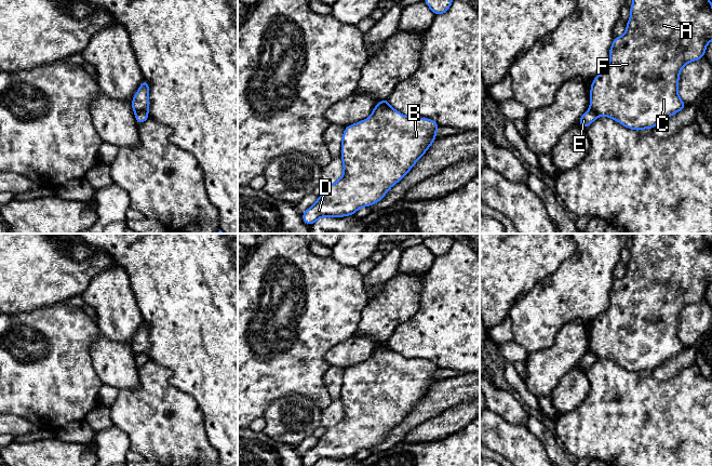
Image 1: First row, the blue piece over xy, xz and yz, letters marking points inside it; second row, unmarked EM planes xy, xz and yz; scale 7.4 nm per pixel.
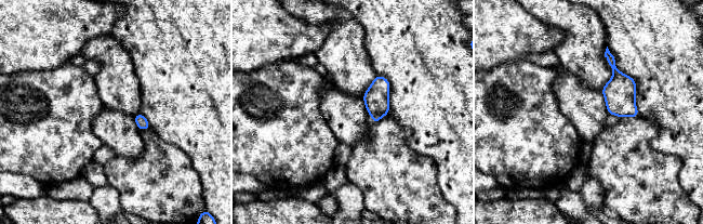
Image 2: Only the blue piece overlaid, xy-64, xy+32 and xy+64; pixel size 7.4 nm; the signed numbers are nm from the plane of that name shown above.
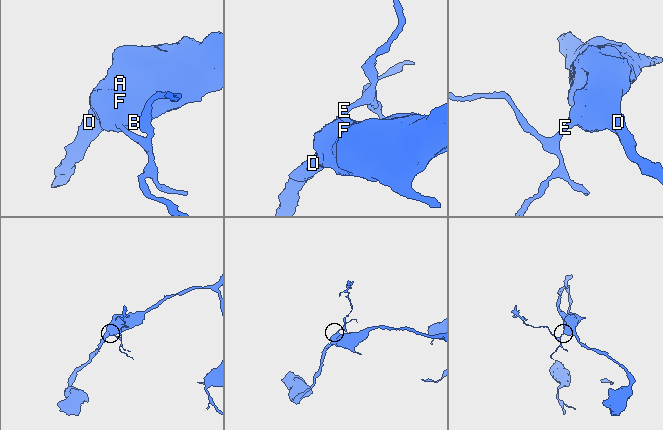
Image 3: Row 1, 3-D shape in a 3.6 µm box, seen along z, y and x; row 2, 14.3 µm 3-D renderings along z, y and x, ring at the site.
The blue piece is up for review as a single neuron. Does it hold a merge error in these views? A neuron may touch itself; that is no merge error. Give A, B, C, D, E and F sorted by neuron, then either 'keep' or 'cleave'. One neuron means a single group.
A B C D F / E; cleave

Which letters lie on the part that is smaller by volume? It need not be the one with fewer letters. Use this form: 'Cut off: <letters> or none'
Cut off: E

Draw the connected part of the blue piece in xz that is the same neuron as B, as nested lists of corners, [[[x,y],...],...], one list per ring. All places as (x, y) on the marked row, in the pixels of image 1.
[[[378,103],[366,120],[346,127],[340,155],[344,174],[326,187],[312,207],[301,213],[304,223],[312,225],[323,216],[354,215],[360,208],[380,201],[429,149],[436,139],[439,128],[434,120],[407,117],[390,106]]]

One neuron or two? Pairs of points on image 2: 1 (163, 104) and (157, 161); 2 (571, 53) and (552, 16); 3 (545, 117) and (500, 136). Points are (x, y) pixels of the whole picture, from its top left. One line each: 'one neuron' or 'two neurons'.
1: two neurons
2: one neuron
3: one neuron

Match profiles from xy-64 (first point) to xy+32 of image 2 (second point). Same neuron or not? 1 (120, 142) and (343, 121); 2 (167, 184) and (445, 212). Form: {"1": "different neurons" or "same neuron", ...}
{"1": "same neuron", "2": "same neuron"}

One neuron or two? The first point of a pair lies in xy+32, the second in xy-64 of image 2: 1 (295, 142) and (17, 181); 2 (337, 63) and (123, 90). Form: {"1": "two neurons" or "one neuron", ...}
{"1": "two neurons", "2": "one neuron"}

